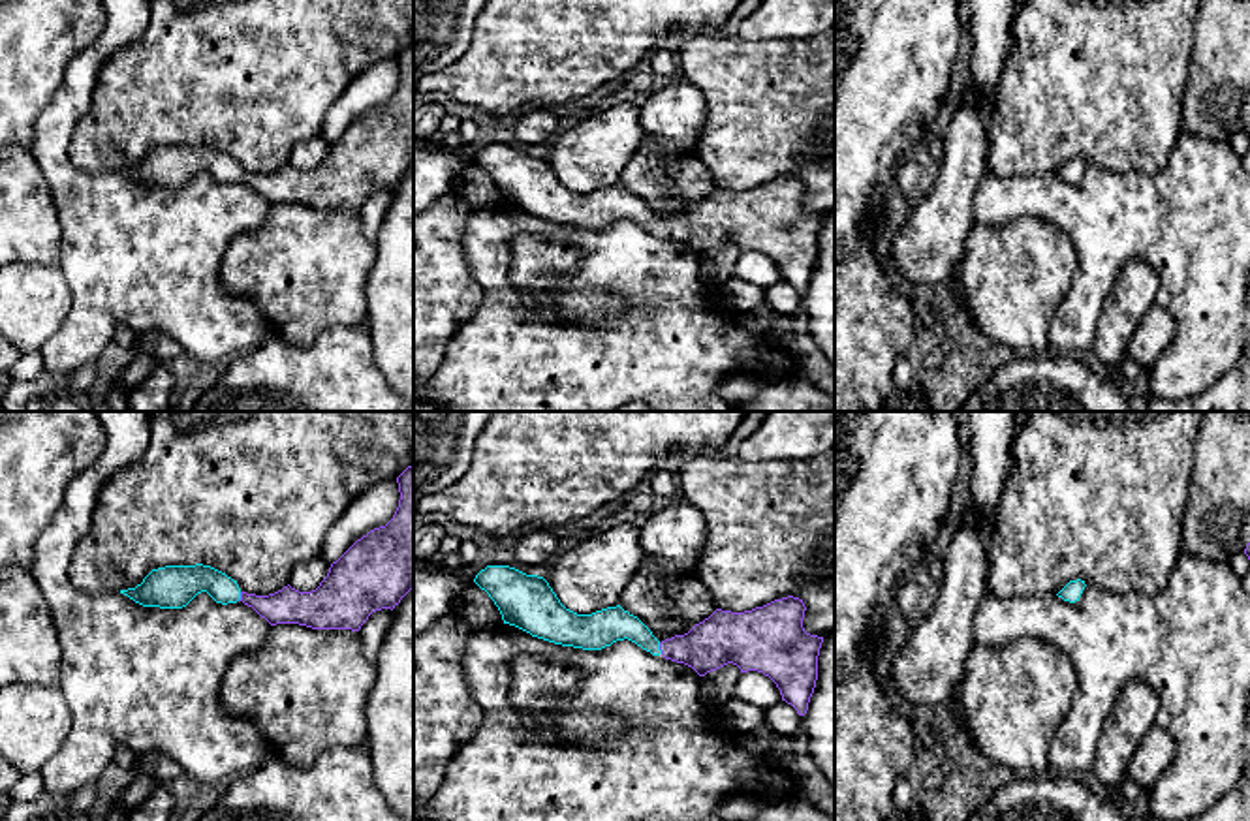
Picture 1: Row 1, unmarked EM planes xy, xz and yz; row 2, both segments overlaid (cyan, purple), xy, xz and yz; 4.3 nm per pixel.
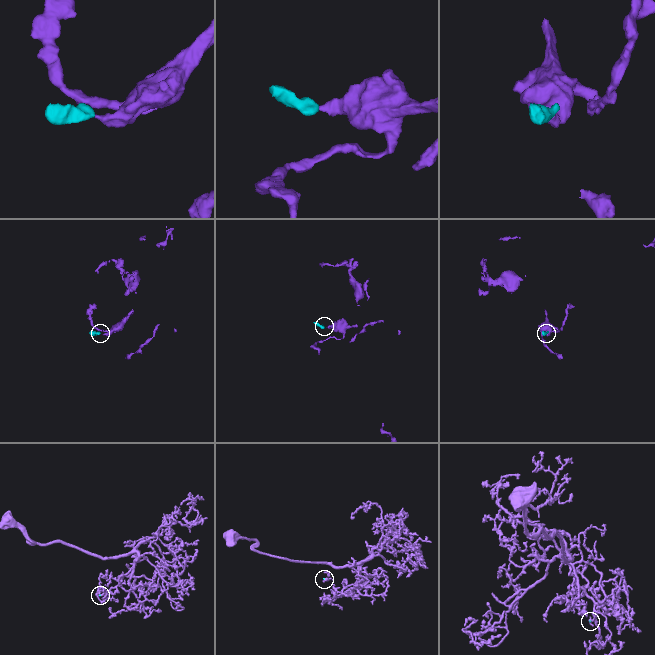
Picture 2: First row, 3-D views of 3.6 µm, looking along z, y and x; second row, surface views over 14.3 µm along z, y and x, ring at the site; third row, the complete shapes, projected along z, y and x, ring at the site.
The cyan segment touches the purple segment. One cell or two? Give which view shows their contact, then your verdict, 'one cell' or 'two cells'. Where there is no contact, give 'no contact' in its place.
meets cyan in xz; one cell

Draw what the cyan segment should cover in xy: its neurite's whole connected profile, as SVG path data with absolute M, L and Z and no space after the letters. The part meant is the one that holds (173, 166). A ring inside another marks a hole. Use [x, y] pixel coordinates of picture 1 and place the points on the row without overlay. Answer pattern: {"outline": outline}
{"outline": "M414 43L398 56L398 86L393 98L357 118L336 141L331 143L327 156L312 171L299 171L289 163L269 175L246 173L237 160L226 152L195 145L165 145L152 148L135 167L120 169L143 186L182 188L197 173L207 171L216 182L227 184L242 180L252 186L271 205L299 203L312 209L352 209L359 210L368 195L382 188L395 188L414 167Z"}

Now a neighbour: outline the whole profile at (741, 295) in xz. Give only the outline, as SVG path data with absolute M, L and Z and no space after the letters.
M733 276L722 287L722 297L727 302L727 306L731 306L735 312L742 316L765 302L765 289L752 282Z

